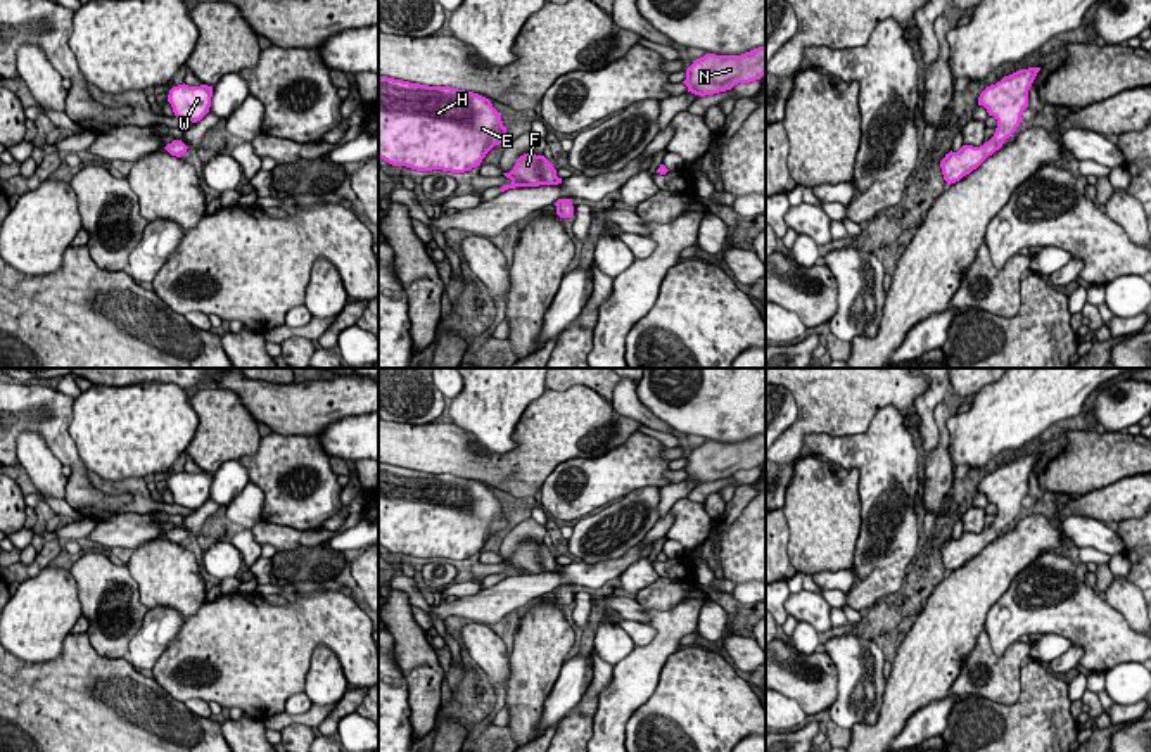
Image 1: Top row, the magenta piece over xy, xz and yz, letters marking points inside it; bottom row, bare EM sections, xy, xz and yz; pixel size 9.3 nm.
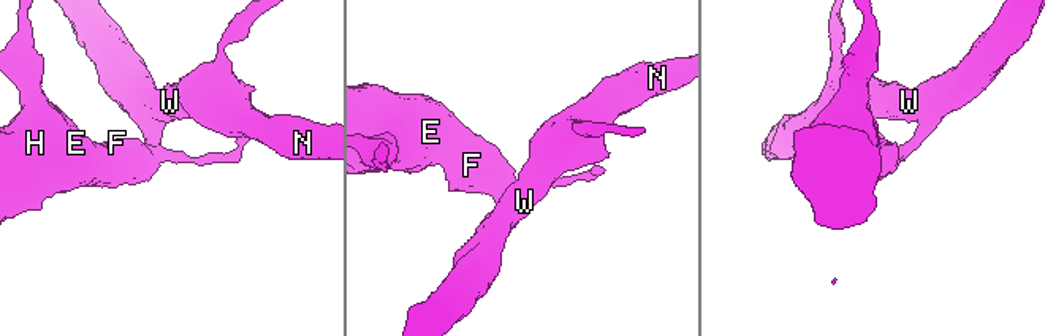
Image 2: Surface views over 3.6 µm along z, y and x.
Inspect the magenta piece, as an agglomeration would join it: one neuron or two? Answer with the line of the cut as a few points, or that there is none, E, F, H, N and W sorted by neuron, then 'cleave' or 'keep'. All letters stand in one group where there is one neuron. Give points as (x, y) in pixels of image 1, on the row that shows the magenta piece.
no cut; E F H N W; keep

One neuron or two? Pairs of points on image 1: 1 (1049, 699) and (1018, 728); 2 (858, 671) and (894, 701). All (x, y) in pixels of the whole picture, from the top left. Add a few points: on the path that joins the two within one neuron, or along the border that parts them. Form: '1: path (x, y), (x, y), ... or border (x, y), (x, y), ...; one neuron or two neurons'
1: path (1042, 706), (1025, 723); one neuron
2: border (887, 680), (880, 716), (873, 723), (859, 725); two neurons

